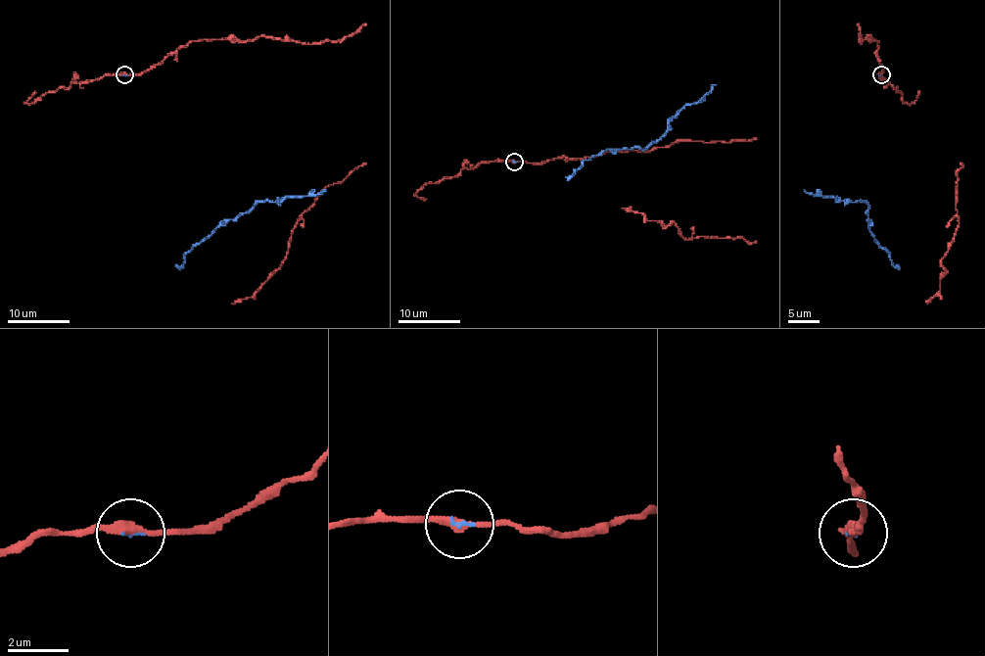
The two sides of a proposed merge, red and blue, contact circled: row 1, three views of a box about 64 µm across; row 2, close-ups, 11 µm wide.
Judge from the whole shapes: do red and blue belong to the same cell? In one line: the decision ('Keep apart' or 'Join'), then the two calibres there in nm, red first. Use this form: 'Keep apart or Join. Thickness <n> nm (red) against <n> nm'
Join. Thickness 280 nm (red) against 80 nm

